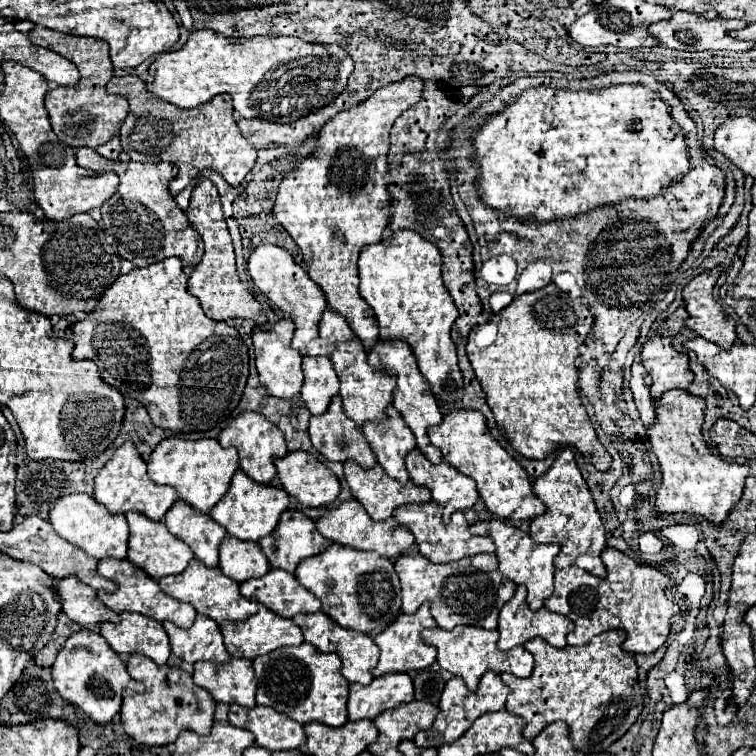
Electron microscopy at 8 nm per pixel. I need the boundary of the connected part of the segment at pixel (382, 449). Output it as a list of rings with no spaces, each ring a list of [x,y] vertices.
[[[388,407],[388,423],[364,423],[362,429],[384,471],[396,481],[408,483],[404,457],[416,447],[416,439],[402,415]]]

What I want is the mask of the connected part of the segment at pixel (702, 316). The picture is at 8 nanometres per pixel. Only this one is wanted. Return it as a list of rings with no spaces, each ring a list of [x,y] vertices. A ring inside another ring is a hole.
[[[706,271],[694,277],[682,291],[686,311],[690,313],[686,327],[696,335],[714,341],[722,349],[730,349],[736,341],[736,321],[718,305],[712,295],[718,273]]]

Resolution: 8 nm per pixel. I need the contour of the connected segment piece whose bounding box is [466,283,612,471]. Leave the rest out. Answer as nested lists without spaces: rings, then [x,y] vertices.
[[[548,283],[546,287],[524,293],[514,297],[514,301],[494,315],[494,321],[498,325],[498,337],[490,347],[476,347],[474,339],[470,337],[466,351],[468,359],[472,363],[472,369],[486,393],[486,401],[496,417],[496,425],[504,429],[504,433],[510,439],[510,445],[522,453],[528,459],[546,459],[552,451],[558,451],[560,447],[572,445],[576,447],[598,471],[608,471],[612,457],[602,447],[602,443],[596,437],[596,431],[592,423],[588,421],[586,409],[580,403],[578,395],[578,369],[576,369],[576,357],[578,347],[584,343],[590,327],[592,327],[592,313],[586,307],[584,317],[572,317],[572,319],[556,319],[558,313],[554,311],[554,303],[580,303],[580,299],[570,297],[568,293],[560,291],[554,283]]]

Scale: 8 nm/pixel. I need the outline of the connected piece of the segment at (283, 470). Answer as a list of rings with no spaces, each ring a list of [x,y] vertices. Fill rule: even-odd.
[[[292,451],[276,459],[274,465],[284,491],[308,507],[324,507],[340,493],[336,475],[312,453]]]

